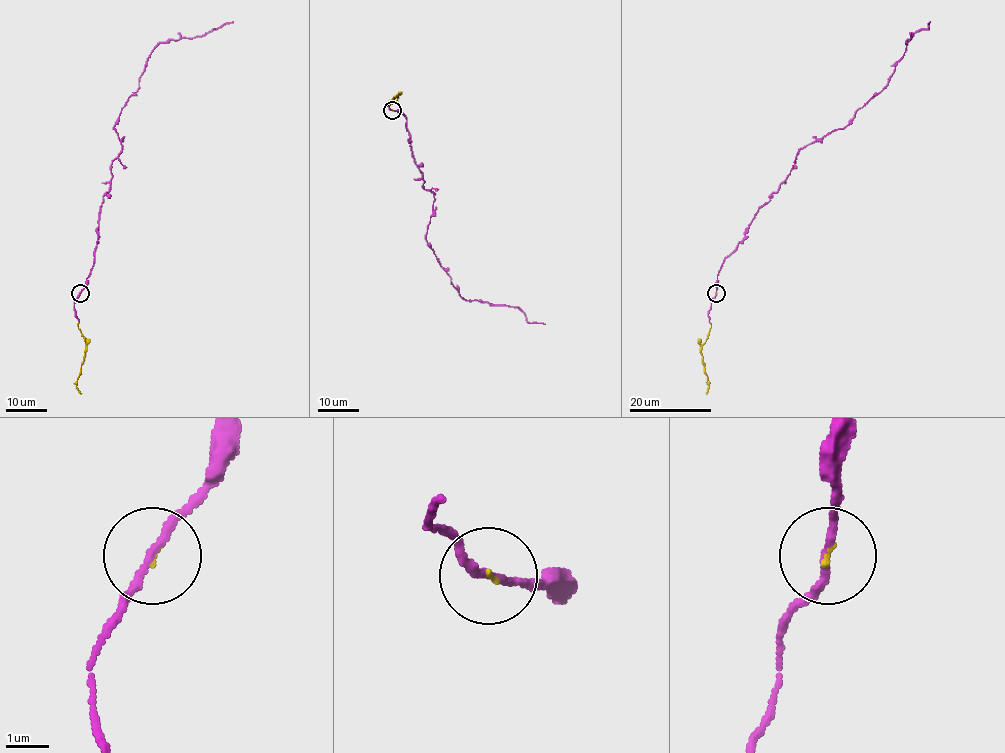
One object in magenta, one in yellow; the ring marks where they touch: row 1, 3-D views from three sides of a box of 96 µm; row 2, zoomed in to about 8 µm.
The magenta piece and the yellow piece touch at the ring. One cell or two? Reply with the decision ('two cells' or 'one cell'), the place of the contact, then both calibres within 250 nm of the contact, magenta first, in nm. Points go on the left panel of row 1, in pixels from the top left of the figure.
one cell; place (80, 293); calibres 170 and 60 nm

